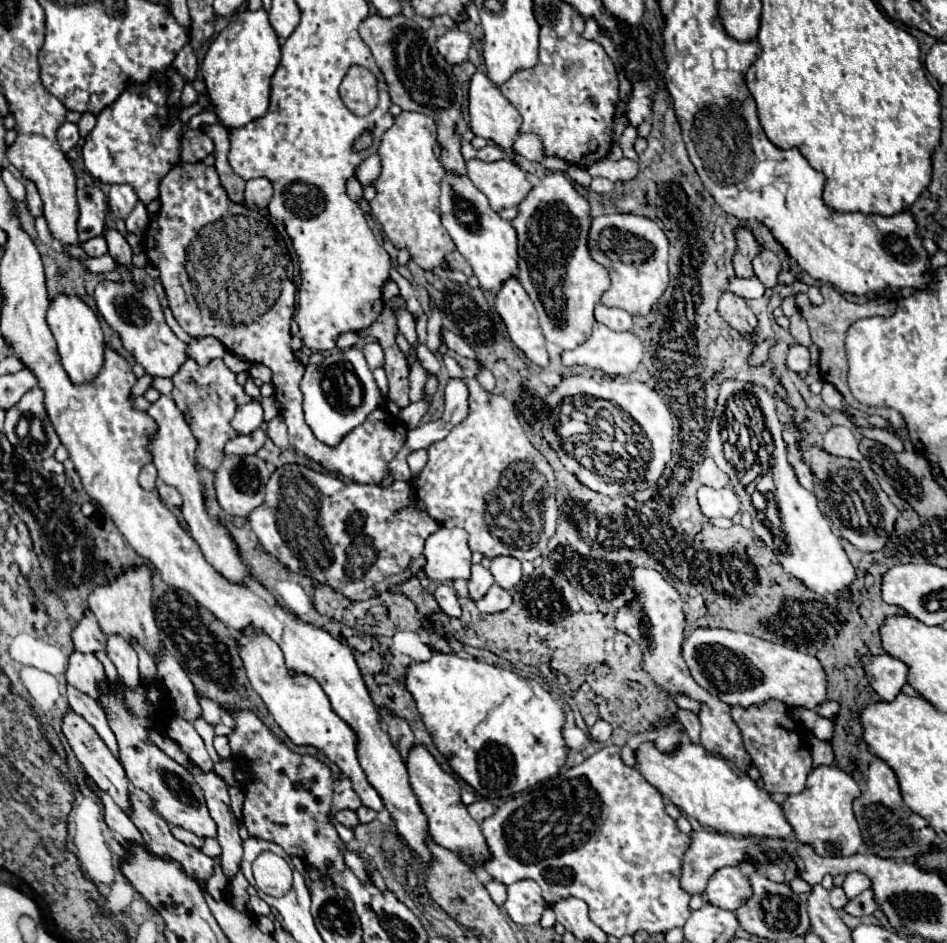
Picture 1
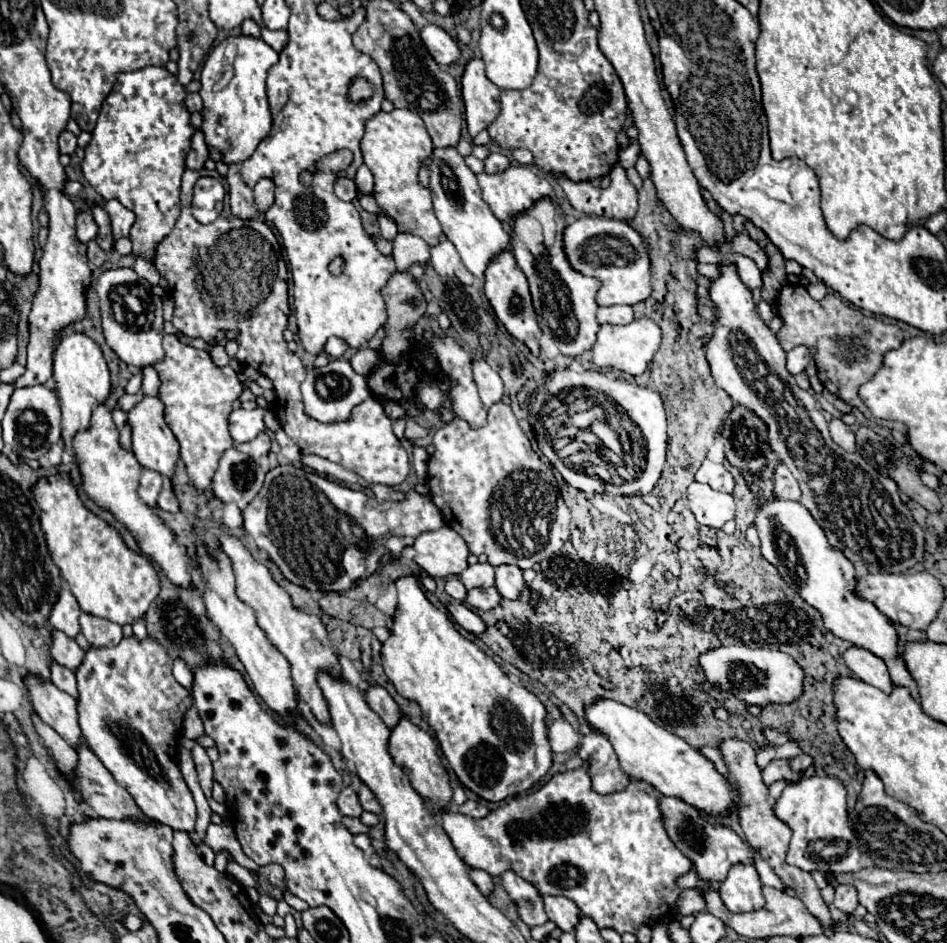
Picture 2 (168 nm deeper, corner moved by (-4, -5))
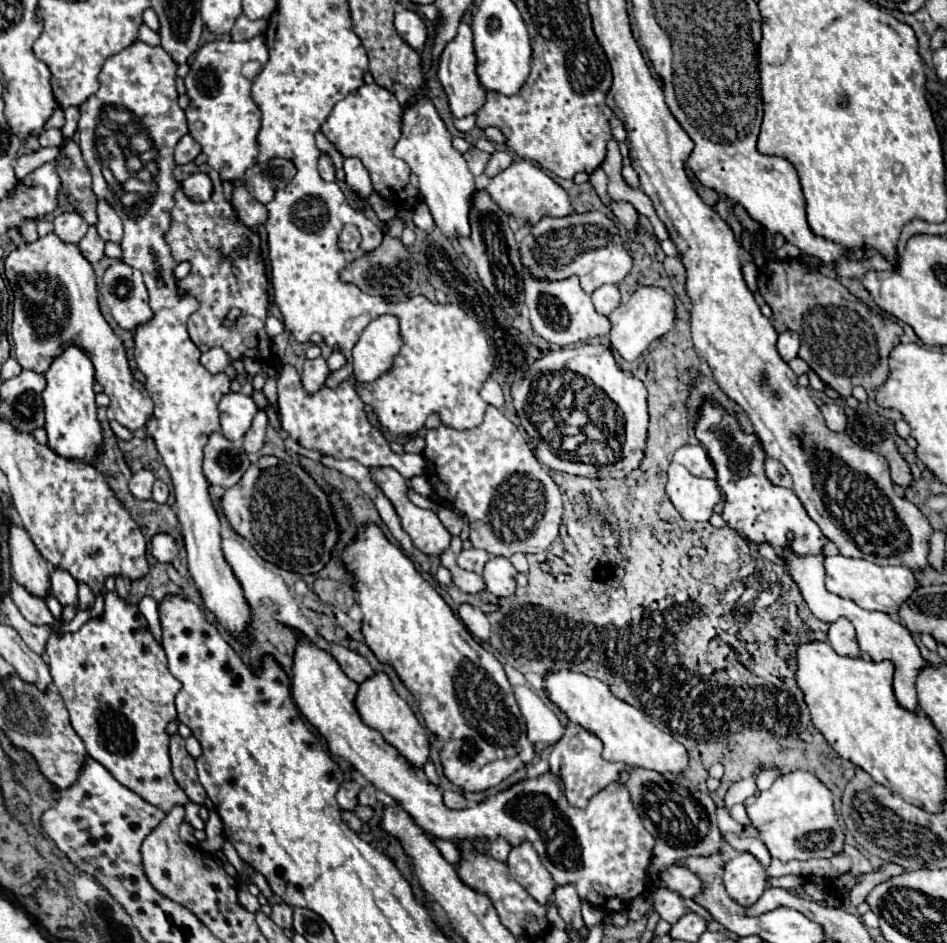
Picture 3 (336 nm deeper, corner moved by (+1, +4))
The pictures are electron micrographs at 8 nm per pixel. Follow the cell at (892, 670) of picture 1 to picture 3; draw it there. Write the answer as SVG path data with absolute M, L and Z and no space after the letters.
M838 618L830 624L828 642L842 656L860 656L862 654L858 648L858 642L856 642L854 626L846 618Z

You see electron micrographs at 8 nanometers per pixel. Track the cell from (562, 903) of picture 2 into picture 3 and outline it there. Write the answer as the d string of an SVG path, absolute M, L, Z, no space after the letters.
M522 842L518 846L512 846L508 854L508 870L510 876L528 890L528 894L538 900L540 904L546 904L552 898L552 892L556 888L554 878L550 878L550 872L542 866L536 850L530 846L530 842Z

